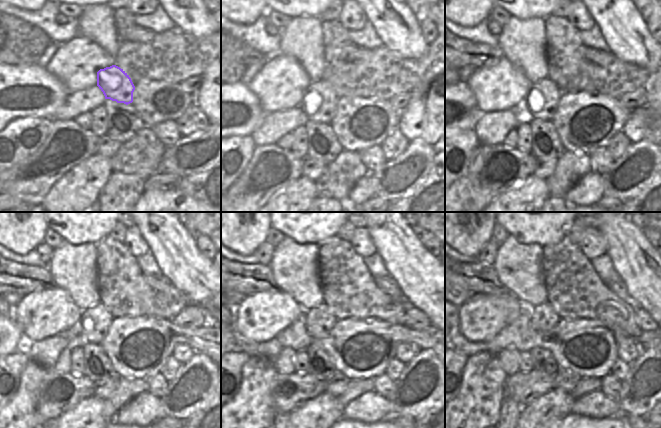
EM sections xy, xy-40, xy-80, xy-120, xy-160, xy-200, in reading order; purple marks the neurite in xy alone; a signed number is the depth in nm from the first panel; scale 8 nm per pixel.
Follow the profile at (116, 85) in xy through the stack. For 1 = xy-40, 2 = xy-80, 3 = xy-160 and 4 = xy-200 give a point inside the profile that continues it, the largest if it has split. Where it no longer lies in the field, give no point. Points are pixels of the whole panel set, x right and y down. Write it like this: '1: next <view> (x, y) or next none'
1: next xy-40 (326, 112)
2: next xy-80 (550, 92)
3: next xy-160 (319, 322)
4: next xy-200 (543, 317)

